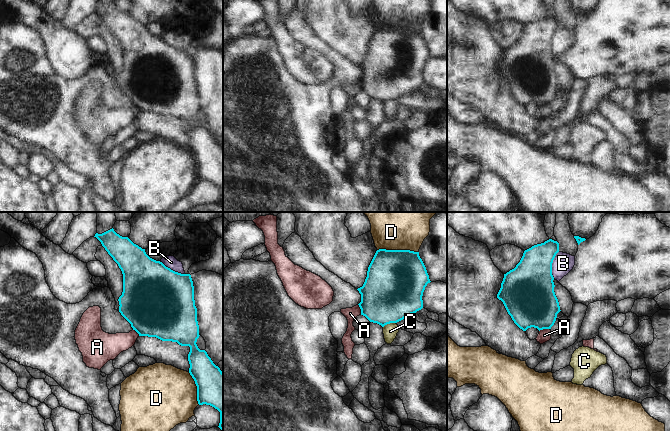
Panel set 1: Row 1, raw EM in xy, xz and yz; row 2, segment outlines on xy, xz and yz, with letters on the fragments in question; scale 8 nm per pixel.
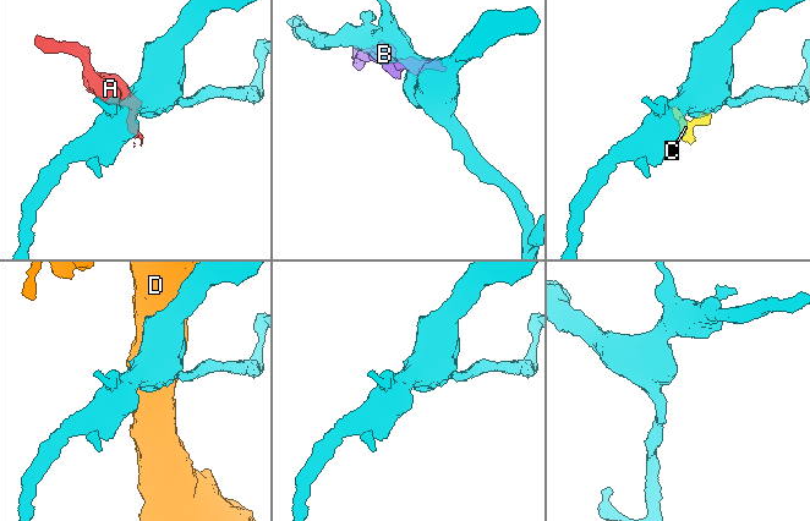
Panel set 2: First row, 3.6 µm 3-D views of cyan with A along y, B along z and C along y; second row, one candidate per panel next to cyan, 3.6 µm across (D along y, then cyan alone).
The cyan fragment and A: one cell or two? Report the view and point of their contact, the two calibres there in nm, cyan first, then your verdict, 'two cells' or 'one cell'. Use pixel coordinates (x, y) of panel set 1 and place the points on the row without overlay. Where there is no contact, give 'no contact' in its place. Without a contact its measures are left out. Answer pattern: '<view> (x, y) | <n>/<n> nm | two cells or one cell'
yz (544, 104) | 400/100 nm | two cells

